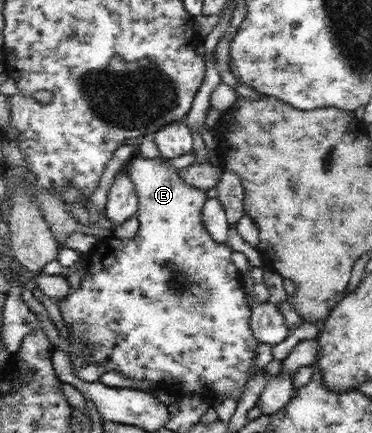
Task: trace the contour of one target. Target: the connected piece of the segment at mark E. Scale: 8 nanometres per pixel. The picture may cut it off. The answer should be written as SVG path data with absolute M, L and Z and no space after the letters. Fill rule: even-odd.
M138 151L133 156L131 161L128 161L124 166L124 171L133 183L139 198L139 211L137 213L140 221L140 228L137 236L131 242L116 241L116 247L112 251L105 254L102 264L104 266L105 275L93 273L91 281L83 281L83 287L79 291L71 293L69 297L60 305L64 325L72 329L71 336L74 342L71 341L77 348L82 350L85 355L90 355L90 361L103 361L107 366L108 371L119 371L121 374L133 378L135 380L148 379L151 382L171 382L180 383L182 388L182 395L197 392L201 395L207 395L207 391L211 389L215 395L219 393L232 392L234 395L240 395L244 384L248 381L247 369L251 367L253 361L253 353L255 347L260 343L255 340L253 332L251 331L250 319L252 316L252 307L248 301L248 293L244 287L240 272L233 261L234 251L225 242L217 242L213 240L213 236L209 234L204 222L204 207L209 201L207 189L193 186L183 178L181 171L173 166L174 161L169 161L163 158L162 155L158 157L145 157L142 152ZM79 340L86 340L89 346L82 346Z

